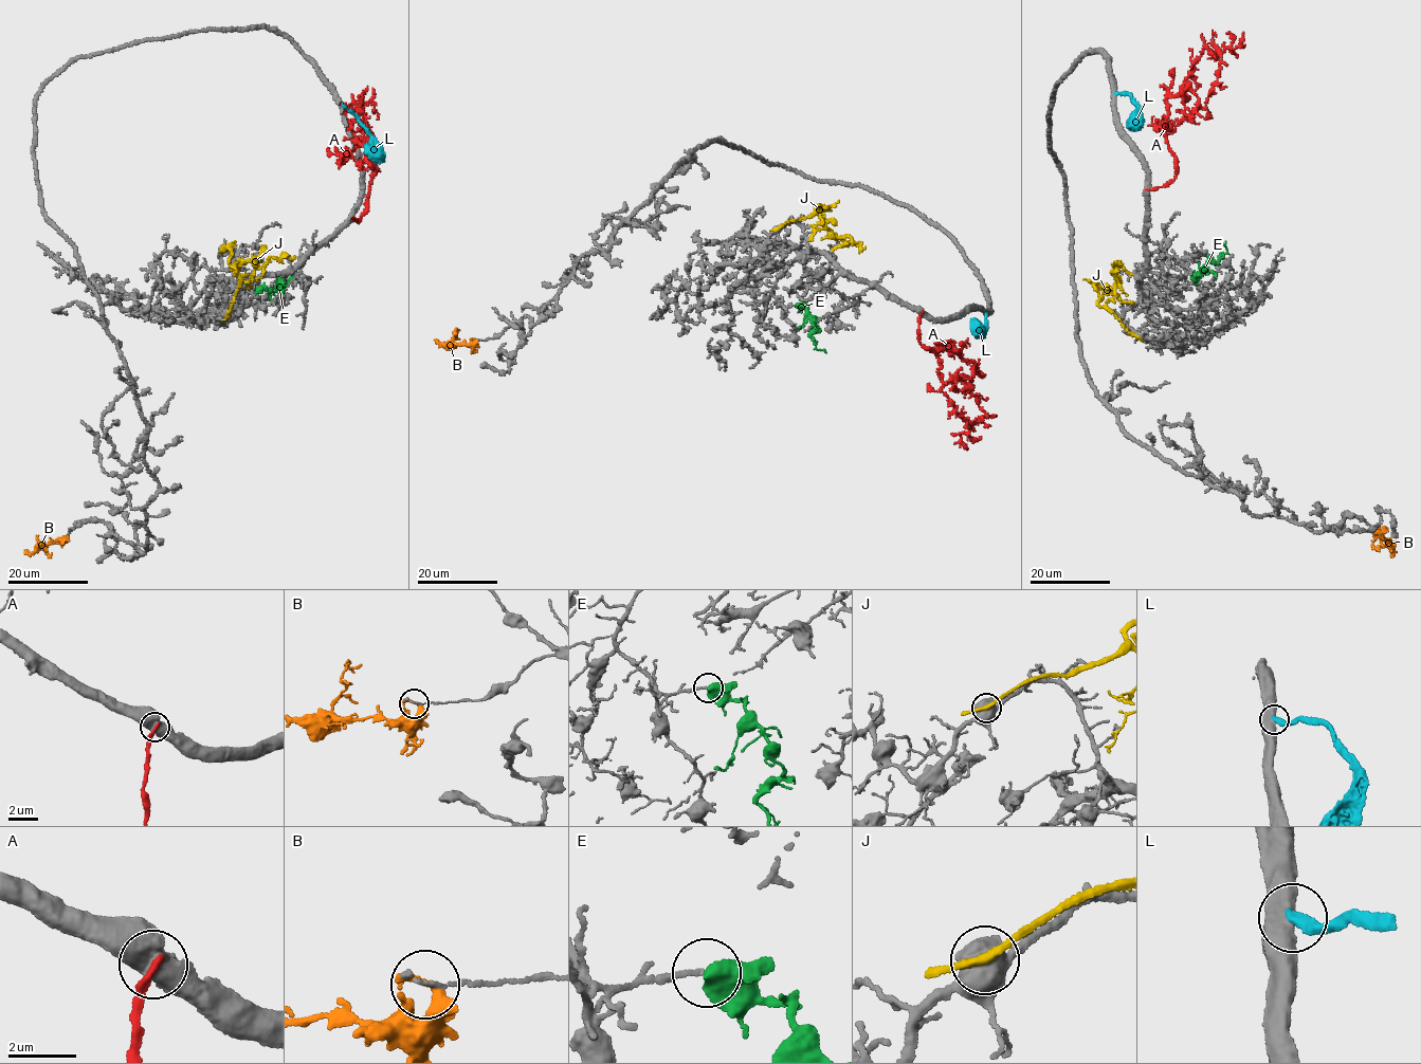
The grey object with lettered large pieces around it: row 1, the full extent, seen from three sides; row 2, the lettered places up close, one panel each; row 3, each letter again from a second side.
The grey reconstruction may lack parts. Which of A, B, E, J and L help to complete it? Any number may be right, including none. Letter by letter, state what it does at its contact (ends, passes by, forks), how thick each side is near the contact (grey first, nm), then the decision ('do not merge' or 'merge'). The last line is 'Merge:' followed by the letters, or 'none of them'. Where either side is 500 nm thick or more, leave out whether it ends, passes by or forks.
A: 650/260 nm | do not merge
B: it passes by | 160/280 nm | do not merge
E: 150/600 nm | merge
J: 750/200 nm | do not merge
L: 550/320 nm | do not merge
Merge: E

